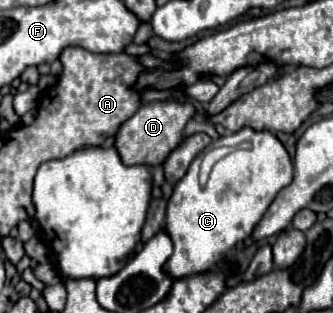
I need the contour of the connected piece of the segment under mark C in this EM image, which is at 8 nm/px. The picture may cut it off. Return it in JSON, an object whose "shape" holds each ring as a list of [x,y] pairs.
{"shape":[[[243,128],[235,134],[221,136],[209,148],[213,148],[215,144],[241,144],[243,140],[249,142],[251,148],[233,152],[233,156],[243,156],[241,172],[235,170],[235,174],[229,176],[227,172],[225,176],[225,172],[221,174],[219,162],[219,166],[215,164],[215,168],[211,170],[209,182],[201,186],[199,164],[205,156],[205,152],[201,152],[191,162],[187,174],[175,184],[165,212],[165,232],[173,242],[173,254],[165,262],[165,272],[171,278],[189,278],[193,274],[203,274],[205,270],[217,270],[225,256],[239,242],[245,242],[251,236],[279,190],[289,186],[289,182],[293,180],[293,164],[287,150],[277,140],[277,136],[267,130],[255,132],[251,128]]]}

